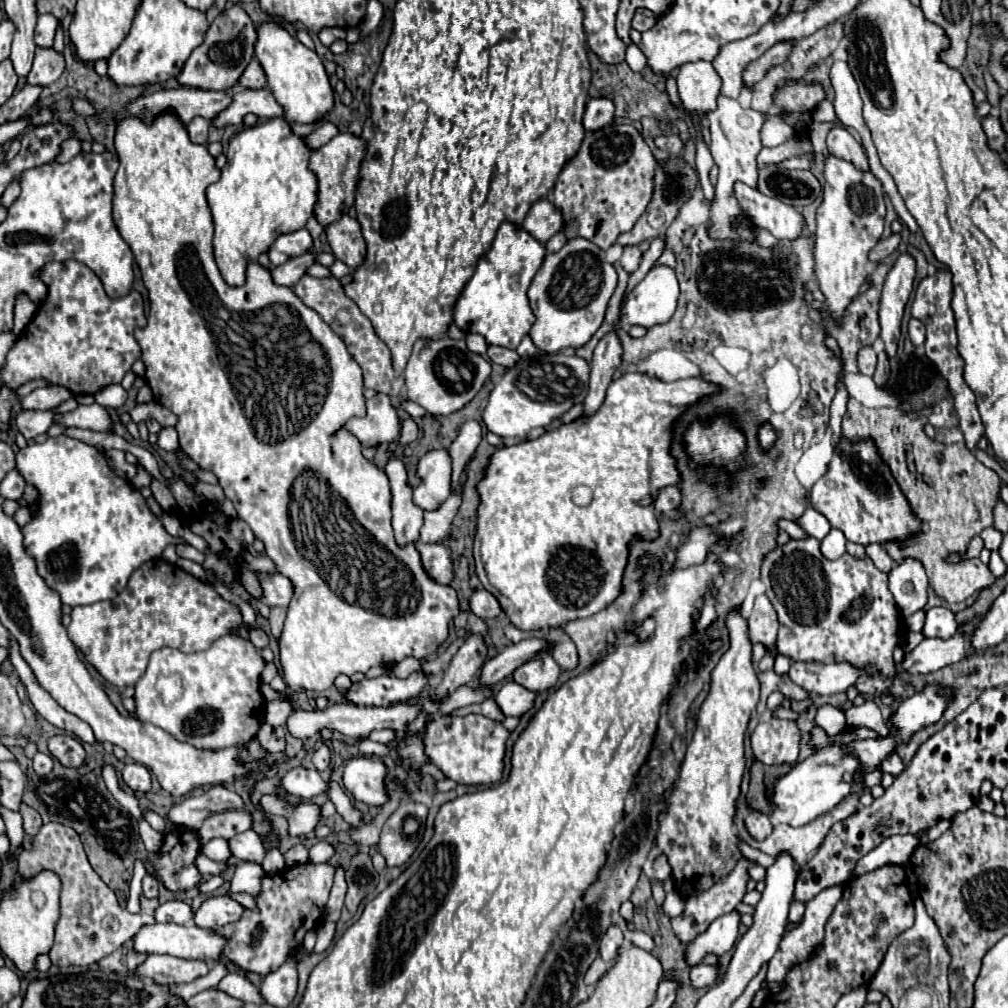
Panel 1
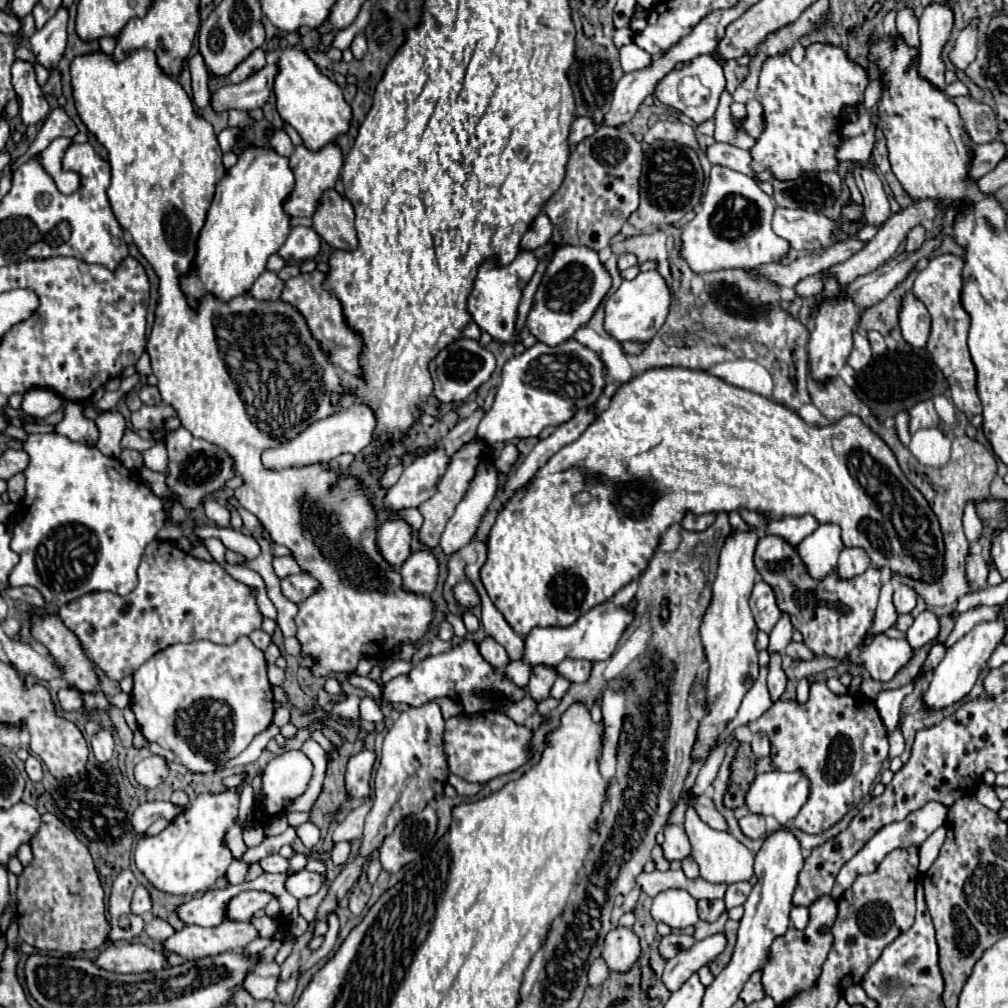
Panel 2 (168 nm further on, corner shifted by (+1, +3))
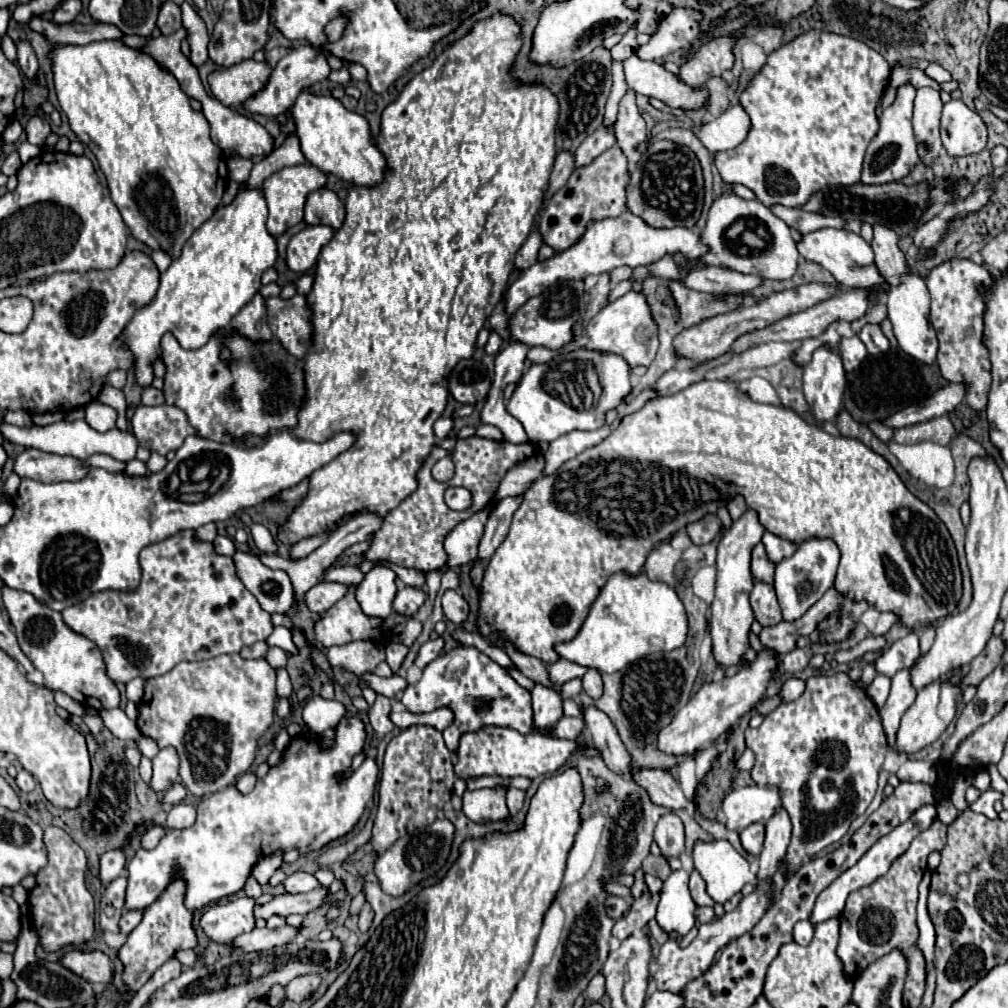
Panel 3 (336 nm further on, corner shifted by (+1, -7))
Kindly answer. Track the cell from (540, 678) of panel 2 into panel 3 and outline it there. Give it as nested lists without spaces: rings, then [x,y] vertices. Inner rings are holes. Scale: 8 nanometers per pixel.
[[[536,684],[536,688],[532,690],[532,702],[534,702],[534,726],[536,726],[536,730],[540,734],[552,732],[554,724],[564,716],[560,694],[552,688]]]

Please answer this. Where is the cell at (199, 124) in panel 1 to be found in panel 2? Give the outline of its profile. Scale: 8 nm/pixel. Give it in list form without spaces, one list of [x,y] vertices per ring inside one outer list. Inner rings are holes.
[[[200,54],[190,58],[190,72],[192,72],[192,100],[194,100],[196,108],[206,108],[208,100],[210,100],[208,70],[206,70]]]

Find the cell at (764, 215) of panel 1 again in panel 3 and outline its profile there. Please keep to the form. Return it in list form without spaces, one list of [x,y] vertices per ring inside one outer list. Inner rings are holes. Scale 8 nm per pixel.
[[[822,228],[822,230],[816,230],[816,232],[804,234],[804,240],[798,244],[798,252],[804,258],[824,266],[842,286],[852,288],[852,290],[856,290],[856,288],[868,290],[872,302],[878,302],[880,296],[884,296],[884,290],[880,290],[880,286],[884,284],[884,278],[874,264],[874,254],[872,254],[870,244],[862,236],[858,236],[850,230]]]

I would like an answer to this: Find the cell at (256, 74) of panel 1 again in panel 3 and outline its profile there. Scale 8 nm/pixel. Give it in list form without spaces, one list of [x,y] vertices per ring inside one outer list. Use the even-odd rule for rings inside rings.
[[[244,60],[228,68],[218,68],[208,74],[212,96],[224,106],[242,106],[248,98],[256,96],[270,78],[270,66],[266,62]]]

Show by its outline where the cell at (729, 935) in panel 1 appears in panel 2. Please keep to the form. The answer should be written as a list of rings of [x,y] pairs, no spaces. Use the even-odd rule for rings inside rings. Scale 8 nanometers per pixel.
[[[718,932],[714,936],[708,936],[700,942],[696,942],[692,948],[686,948],[684,952],[678,952],[672,960],[666,962],[666,970],[662,974],[662,980],[668,990],[678,990],[694,972],[698,972],[700,966],[712,962],[718,954],[724,952],[728,940],[724,932]]]

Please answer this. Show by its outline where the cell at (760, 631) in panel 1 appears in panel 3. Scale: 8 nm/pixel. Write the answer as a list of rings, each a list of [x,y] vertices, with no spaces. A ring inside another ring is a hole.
[[[756,582],[754,590],[750,594],[750,604],[752,604],[756,620],[762,626],[774,626],[782,620],[782,610],[780,610],[780,604],[778,604],[772,584]]]

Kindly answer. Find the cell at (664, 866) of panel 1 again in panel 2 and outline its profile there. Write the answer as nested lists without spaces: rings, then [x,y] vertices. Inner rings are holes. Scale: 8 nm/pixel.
[[[668,824],[664,828],[662,852],[664,852],[664,858],[668,862],[672,862],[672,860],[684,860],[684,858],[690,856],[690,842],[688,842],[688,836],[686,836],[686,832],[684,832],[682,826]]]

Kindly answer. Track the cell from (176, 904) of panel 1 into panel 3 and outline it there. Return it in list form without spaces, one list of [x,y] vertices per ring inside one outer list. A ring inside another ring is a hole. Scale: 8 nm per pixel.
[[[236,898],[228,904],[216,904],[200,918],[200,926],[214,942],[232,944],[236,936],[254,930],[254,898]]]

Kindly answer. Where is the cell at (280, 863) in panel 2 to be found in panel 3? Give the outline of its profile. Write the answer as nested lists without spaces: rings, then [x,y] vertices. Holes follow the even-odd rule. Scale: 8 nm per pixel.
[[[296,872],[292,876],[288,876],[284,880],[284,888],[290,894],[300,894],[300,892],[310,892],[314,888],[318,888],[320,882],[316,880],[314,874],[306,874],[306,872]]]

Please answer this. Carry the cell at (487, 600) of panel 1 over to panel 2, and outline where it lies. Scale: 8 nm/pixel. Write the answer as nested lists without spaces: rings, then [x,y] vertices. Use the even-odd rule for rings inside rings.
[[[470,582],[456,584],[456,586],[454,586],[454,596],[456,596],[456,600],[458,600],[464,608],[468,608],[468,610],[472,610],[474,606],[480,606],[480,594],[478,594],[478,590],[474,588],[474,584],[470,584]]]

